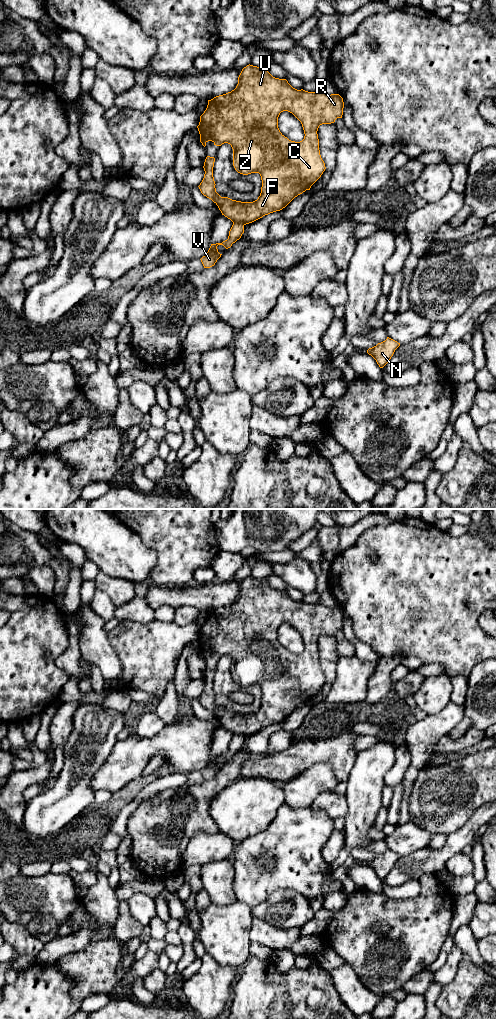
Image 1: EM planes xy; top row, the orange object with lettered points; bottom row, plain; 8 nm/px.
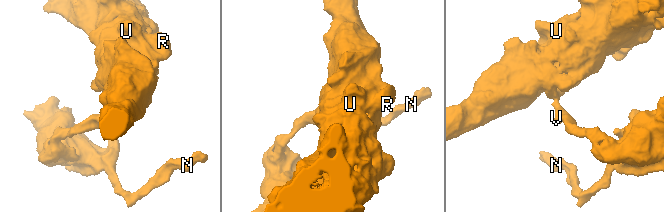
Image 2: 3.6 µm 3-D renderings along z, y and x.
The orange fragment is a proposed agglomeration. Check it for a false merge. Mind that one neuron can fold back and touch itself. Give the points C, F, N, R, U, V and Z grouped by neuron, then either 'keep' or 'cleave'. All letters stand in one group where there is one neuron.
C F R U Z / N V; cleave

